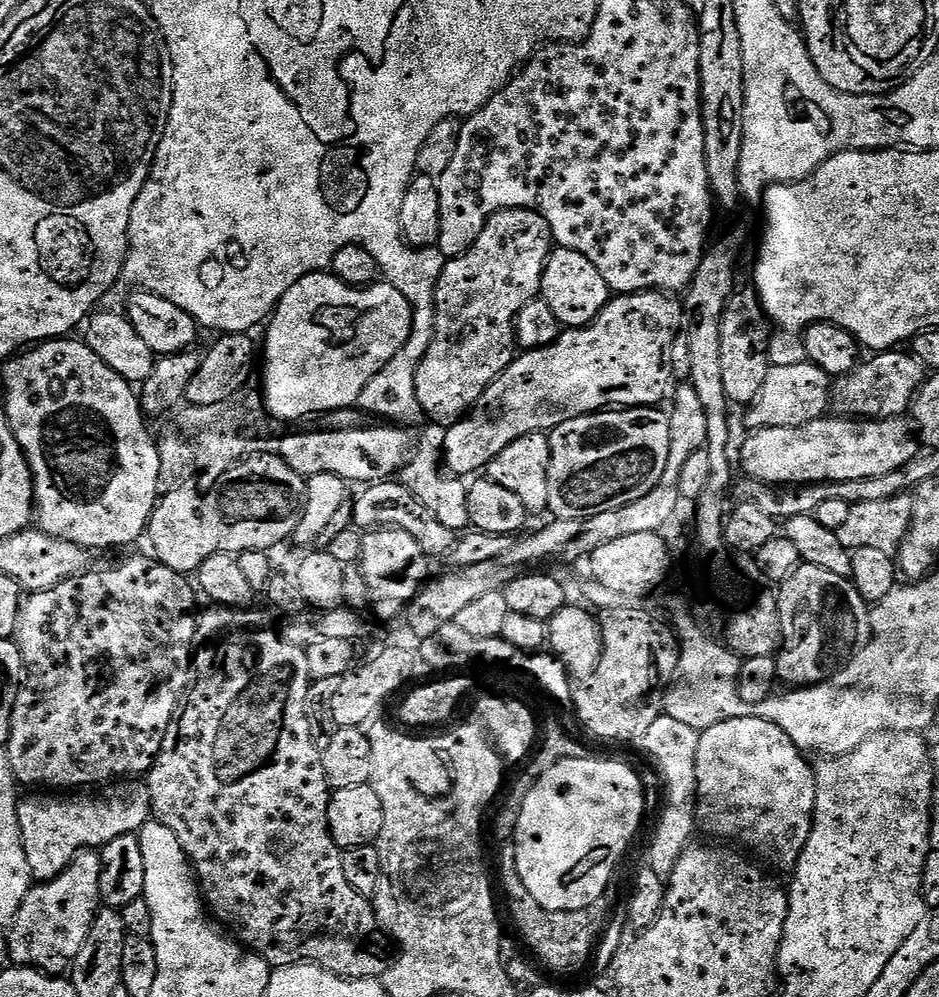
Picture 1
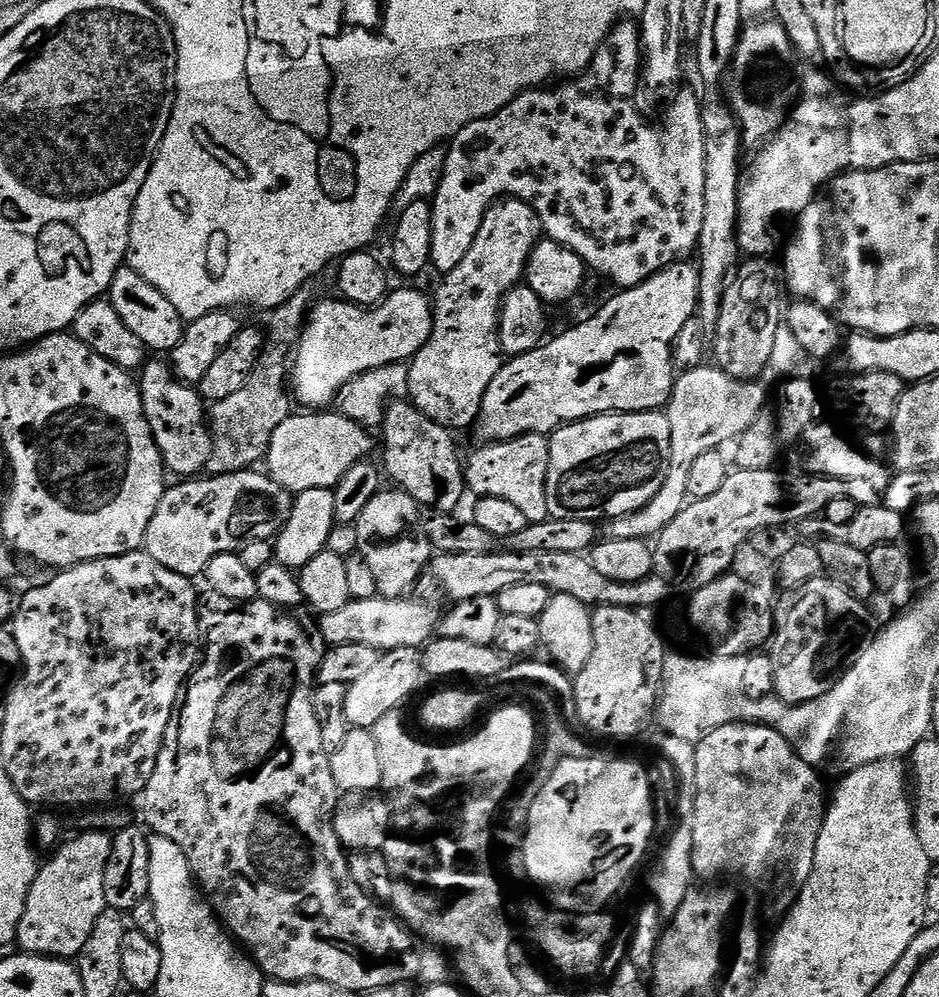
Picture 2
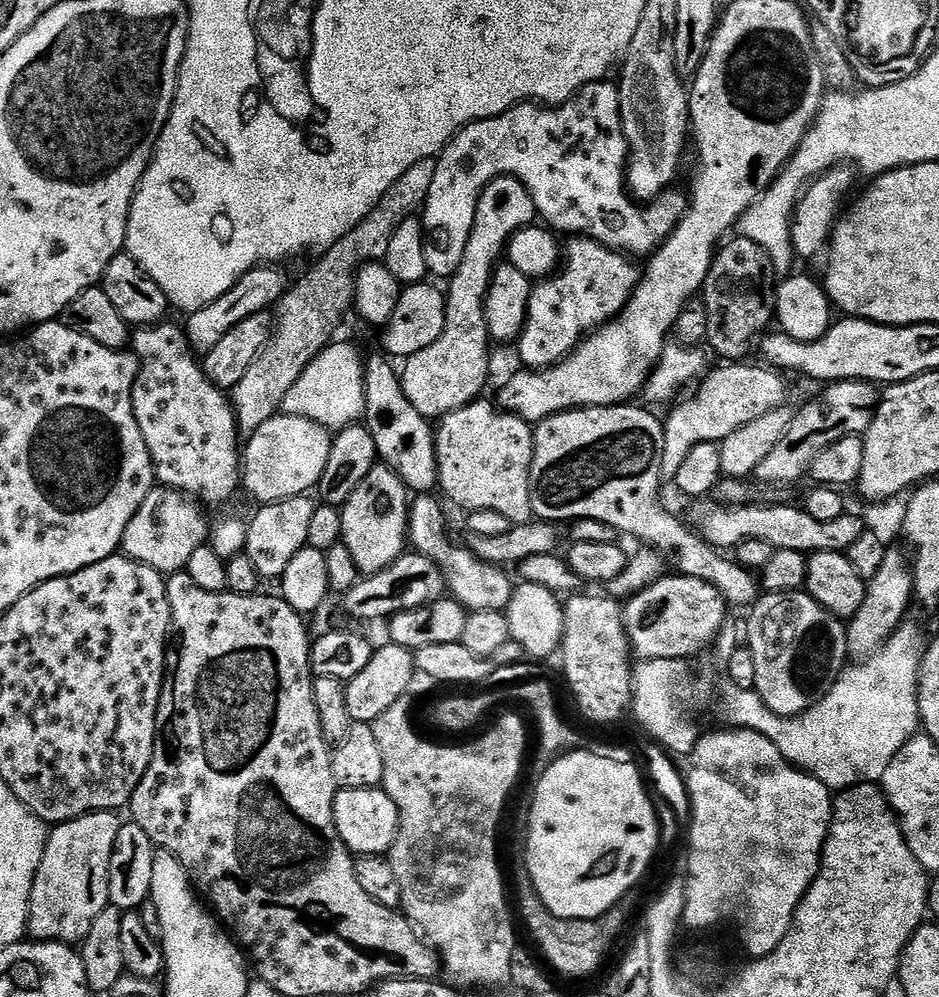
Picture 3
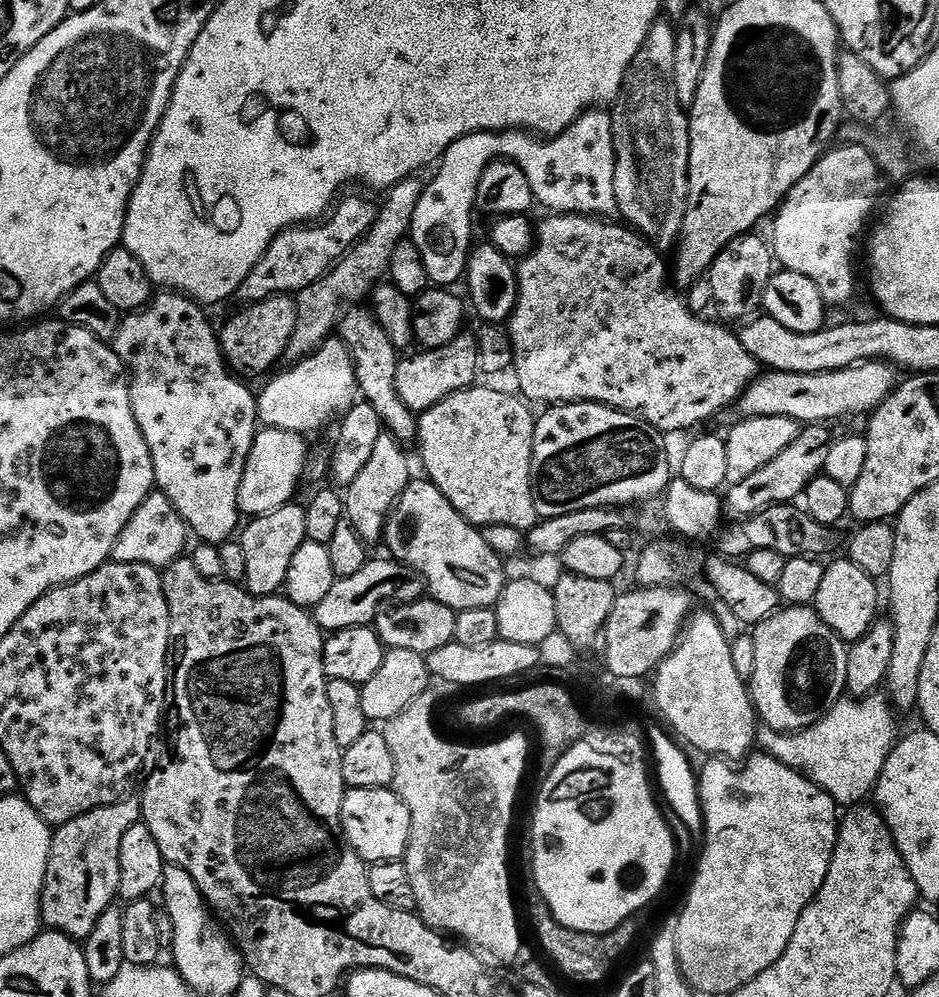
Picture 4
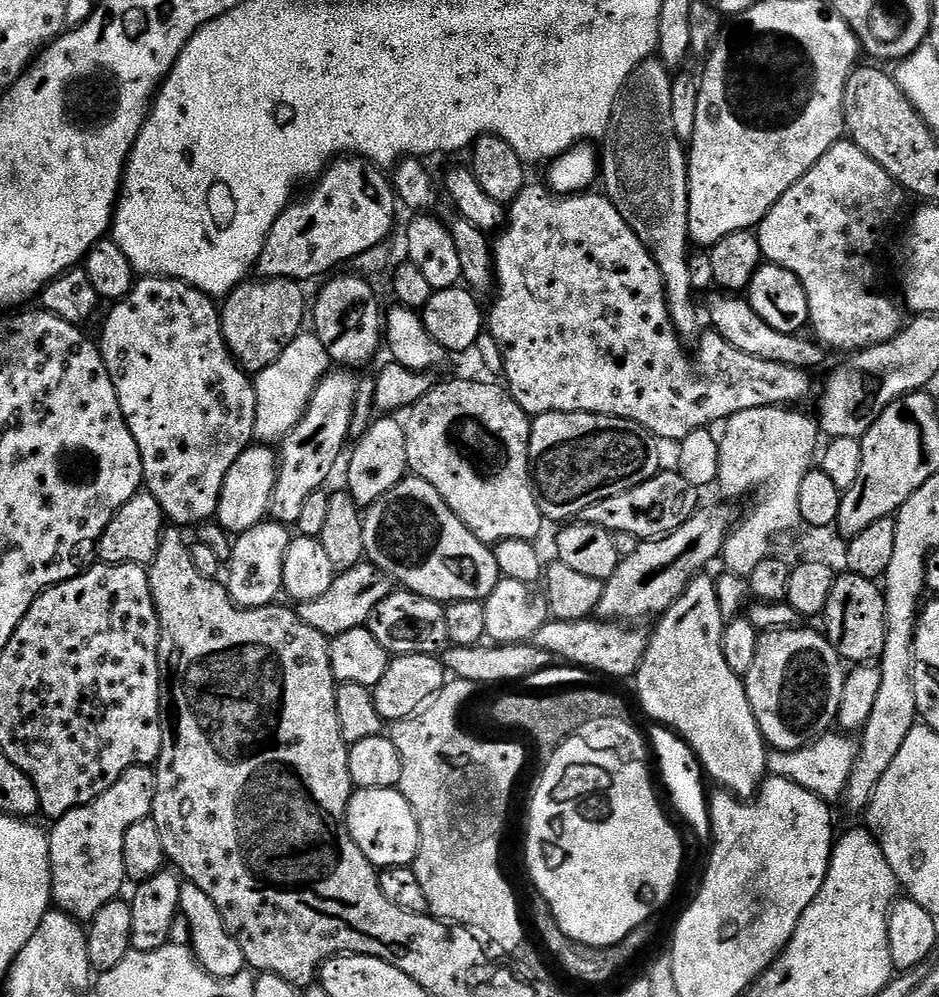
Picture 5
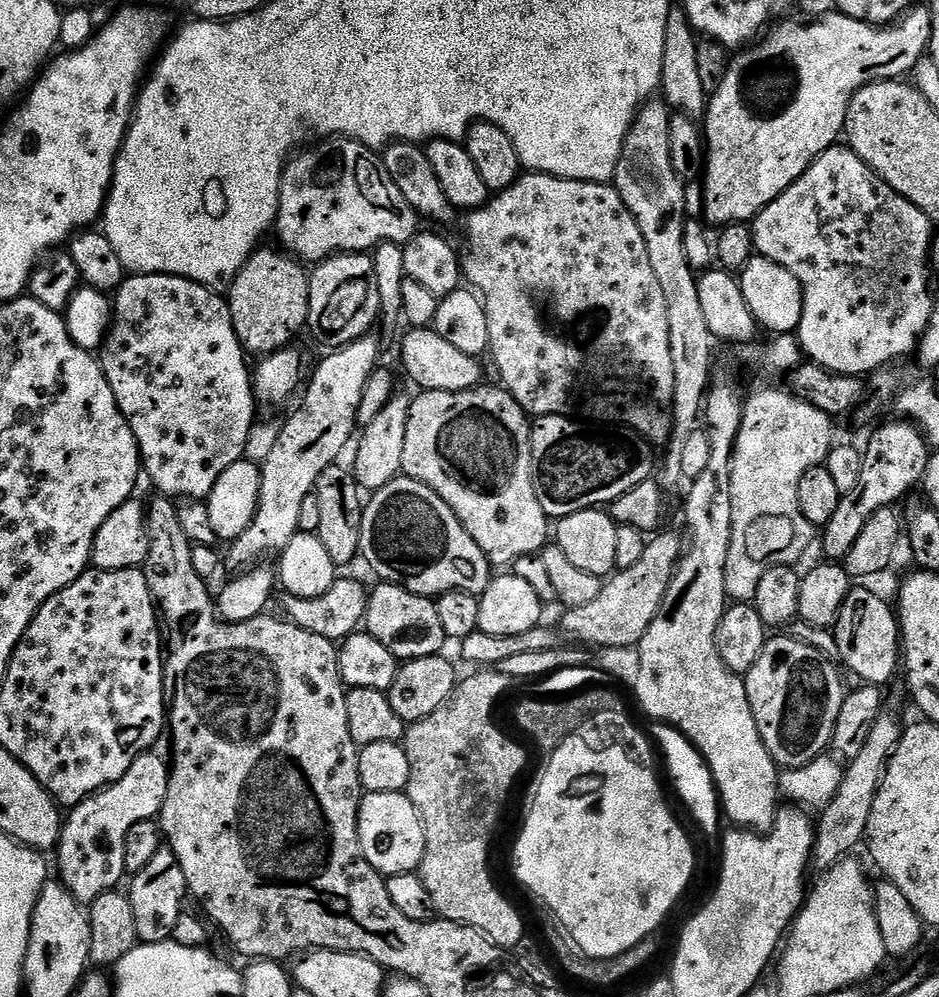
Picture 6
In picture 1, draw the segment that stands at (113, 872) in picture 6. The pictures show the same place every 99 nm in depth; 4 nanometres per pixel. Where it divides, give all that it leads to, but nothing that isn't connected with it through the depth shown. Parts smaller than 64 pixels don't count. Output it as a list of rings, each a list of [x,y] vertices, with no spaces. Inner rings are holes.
[[[85,850],[75,856],[53,880],[28,889],[26,898],[7,929],[8,958],[13,965],[37,968],[49,974],[64,974],[71,969],[96,913],[100,911],[100,853]]]

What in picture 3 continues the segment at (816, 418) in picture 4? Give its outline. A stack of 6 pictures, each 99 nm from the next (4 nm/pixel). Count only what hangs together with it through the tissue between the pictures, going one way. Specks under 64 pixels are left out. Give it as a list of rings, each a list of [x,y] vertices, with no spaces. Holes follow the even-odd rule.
[[[732,362],[720,367],[724,368],[705,375],[695,389],[697,392],[685,404],[677,403],[666,416],[664,433],[668,436],[669,453],[687,454],[698,444],[723,442],[730,434],[742,430],[742,426],[785,407],[788,388],[779,371],[764,366],[755,368],[752,362]]]

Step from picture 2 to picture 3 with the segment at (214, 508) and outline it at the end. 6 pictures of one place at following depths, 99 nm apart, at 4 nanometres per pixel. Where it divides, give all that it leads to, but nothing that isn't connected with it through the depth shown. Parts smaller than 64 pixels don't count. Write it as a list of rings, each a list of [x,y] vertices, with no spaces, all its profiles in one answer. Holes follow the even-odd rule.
[[[164,490],[161,493],[160,500],[159,495],[153,494],[140,508],[139,515],[128,527],[122,548],[132,559],[140,560],[159,572],[171,574],[179,568],[180,571],[187,569],[193,556],[209,543],[210,531],[208,520],[204,517],[205,509],[199,503],[193,502],[183,492]]]

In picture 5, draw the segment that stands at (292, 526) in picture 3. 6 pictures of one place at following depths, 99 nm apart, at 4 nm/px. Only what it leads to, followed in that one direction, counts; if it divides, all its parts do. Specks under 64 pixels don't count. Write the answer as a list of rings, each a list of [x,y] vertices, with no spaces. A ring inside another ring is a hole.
[[[261,522],[255,524],[250,530],[239,533],[232,544],[232,561],[227,561],[226,587],[232,596],[232,601],[239,608],[267,608],[269,604],[277,599],[276,595],[281,595],[284,587],[284,563],[286,562],[286,550],[292,545],[294,536],[289,525],[279,522]]]

